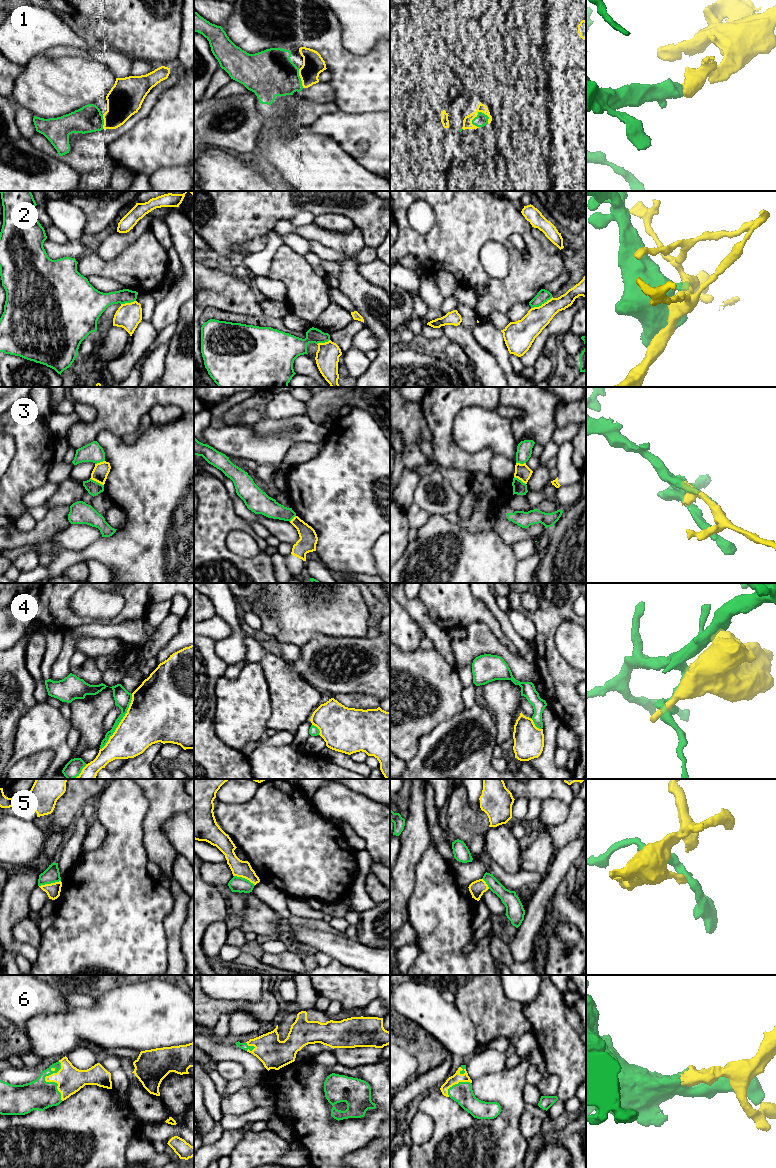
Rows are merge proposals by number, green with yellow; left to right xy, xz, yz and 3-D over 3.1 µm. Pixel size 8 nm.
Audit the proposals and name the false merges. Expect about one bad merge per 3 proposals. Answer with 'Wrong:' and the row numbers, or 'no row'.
Wrong: 2, 3, 4, 5

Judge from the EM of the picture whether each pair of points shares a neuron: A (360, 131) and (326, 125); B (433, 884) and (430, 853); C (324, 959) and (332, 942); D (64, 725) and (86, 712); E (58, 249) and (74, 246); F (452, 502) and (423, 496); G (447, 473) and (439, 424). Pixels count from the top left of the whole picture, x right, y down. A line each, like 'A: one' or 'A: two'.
A: one
B: one
C: two
D: two
E: one
F: one
G: two

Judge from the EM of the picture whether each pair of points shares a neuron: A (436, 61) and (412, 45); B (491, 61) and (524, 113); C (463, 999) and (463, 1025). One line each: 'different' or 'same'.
A: different
B: different
C: different

